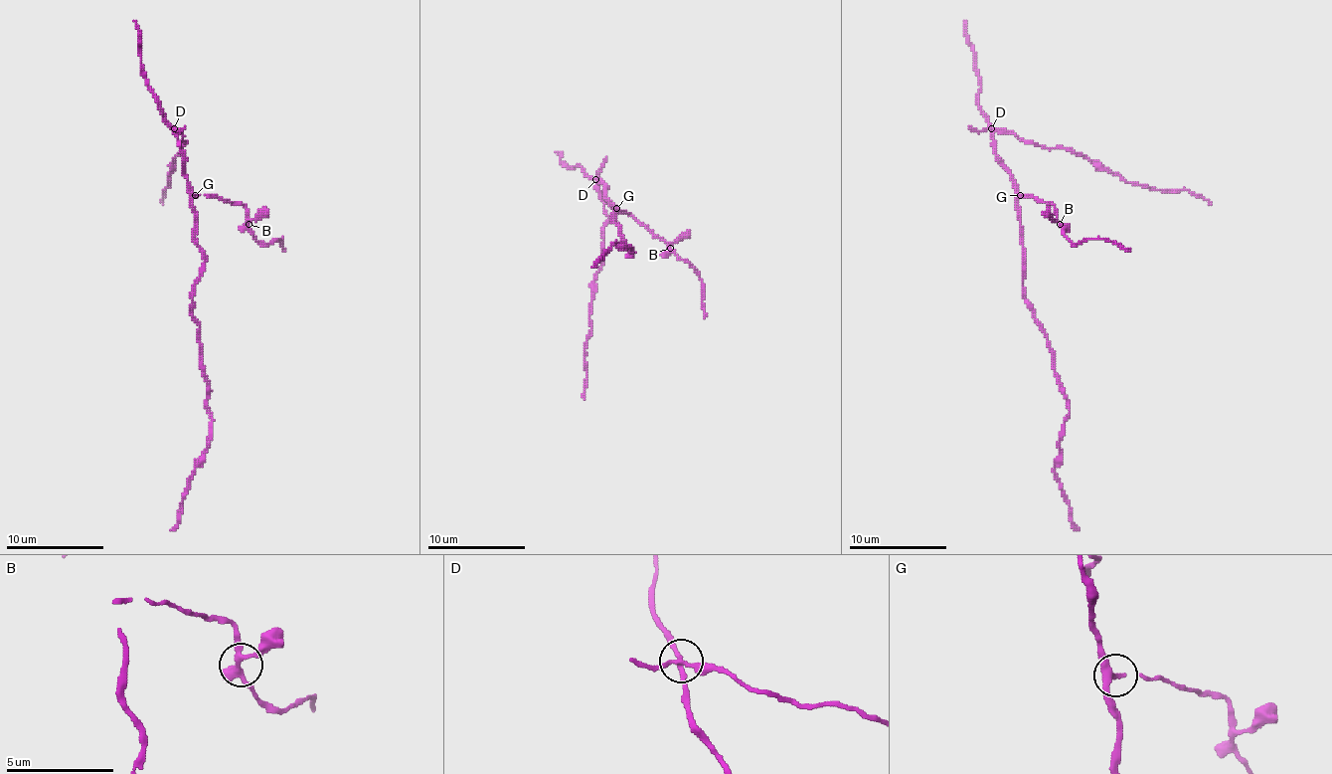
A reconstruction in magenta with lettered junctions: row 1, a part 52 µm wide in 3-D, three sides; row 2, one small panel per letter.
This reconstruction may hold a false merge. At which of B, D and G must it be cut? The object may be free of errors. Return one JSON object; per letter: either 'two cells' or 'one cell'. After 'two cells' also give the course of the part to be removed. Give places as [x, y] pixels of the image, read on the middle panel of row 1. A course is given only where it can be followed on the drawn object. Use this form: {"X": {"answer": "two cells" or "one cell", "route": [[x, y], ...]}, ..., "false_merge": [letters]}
{"B": {"answer": "one cell"}, "D": {"answer": "two cells", "route": [[596, 179], [608, 223], [603, 228], [603, 260], [594, 280], [584, 399]]}, "G": {"answer": "one cell"}, "false_merge": ["D"]}

